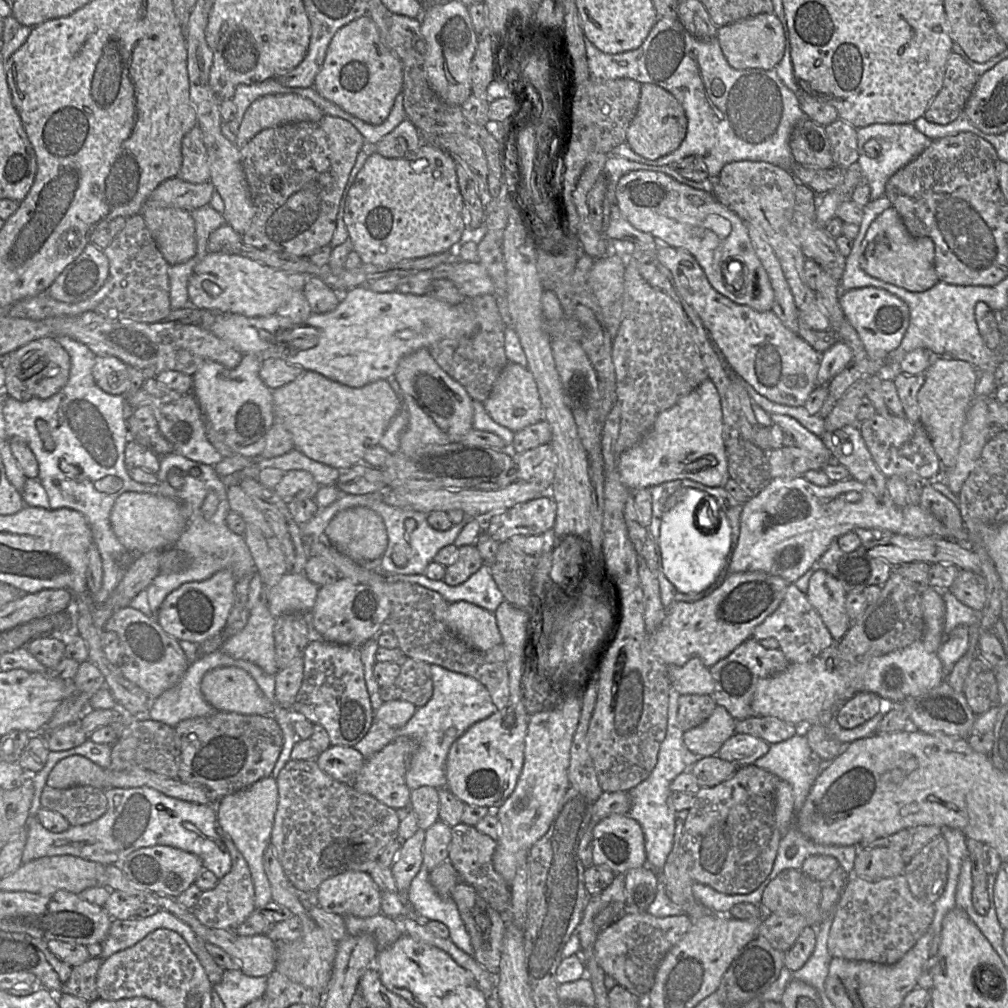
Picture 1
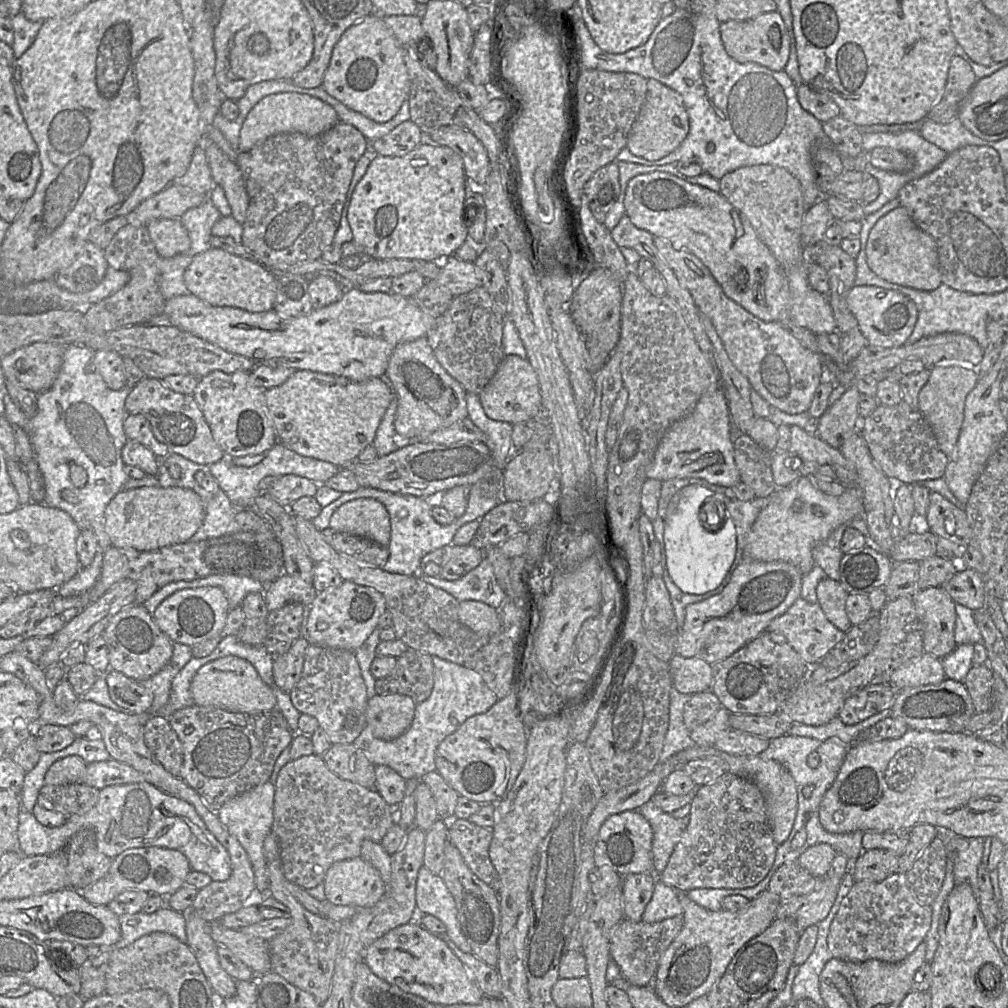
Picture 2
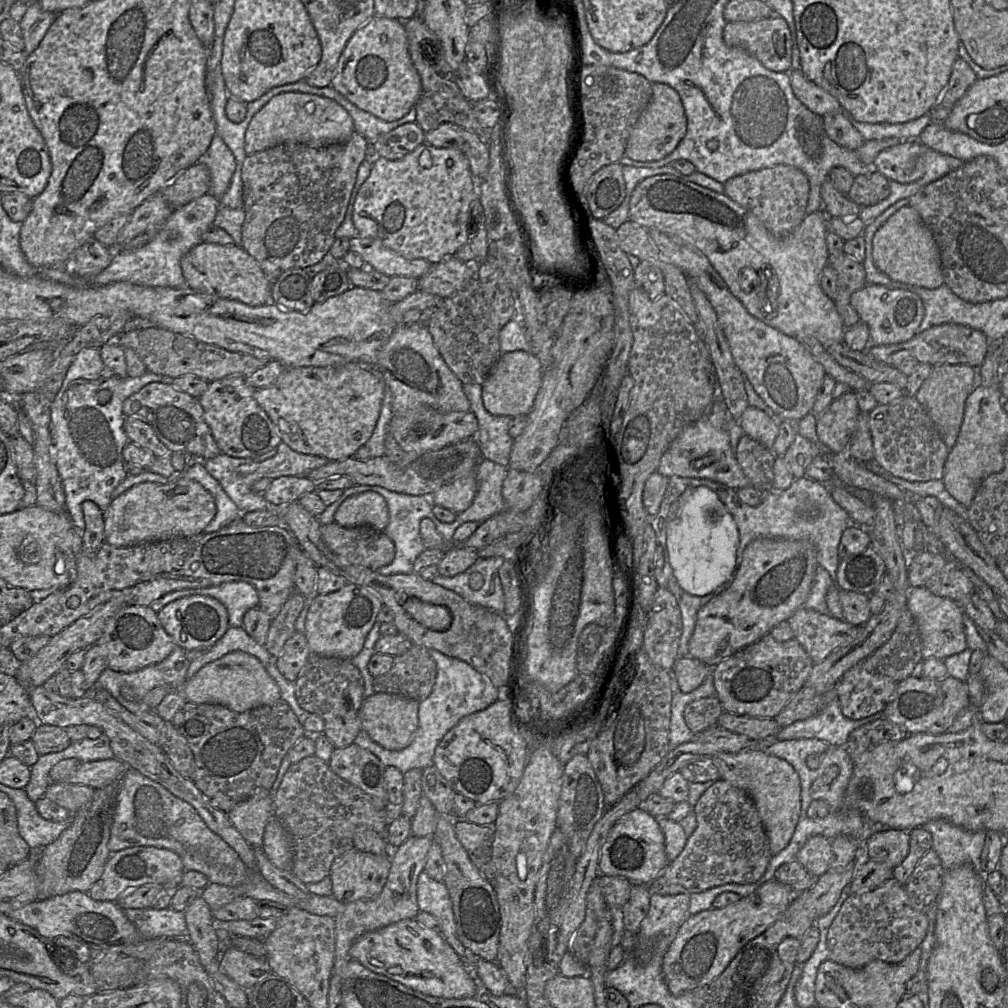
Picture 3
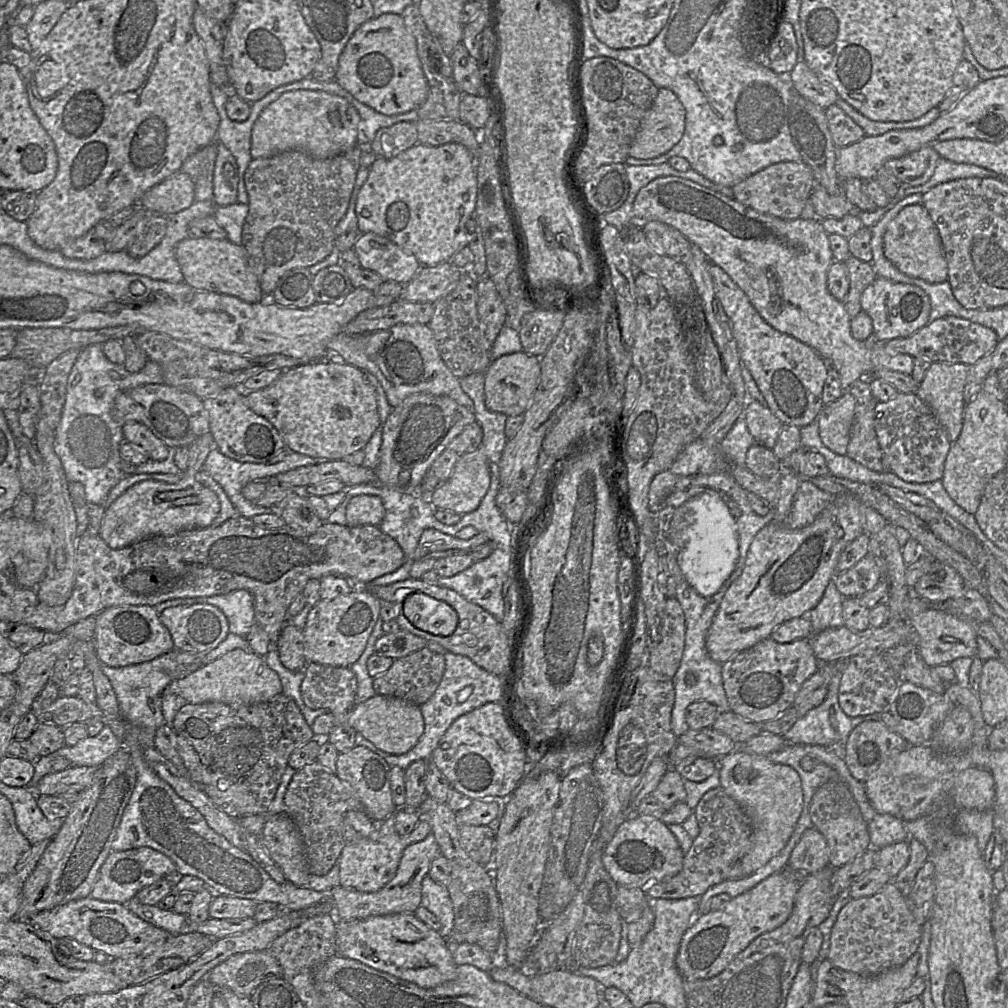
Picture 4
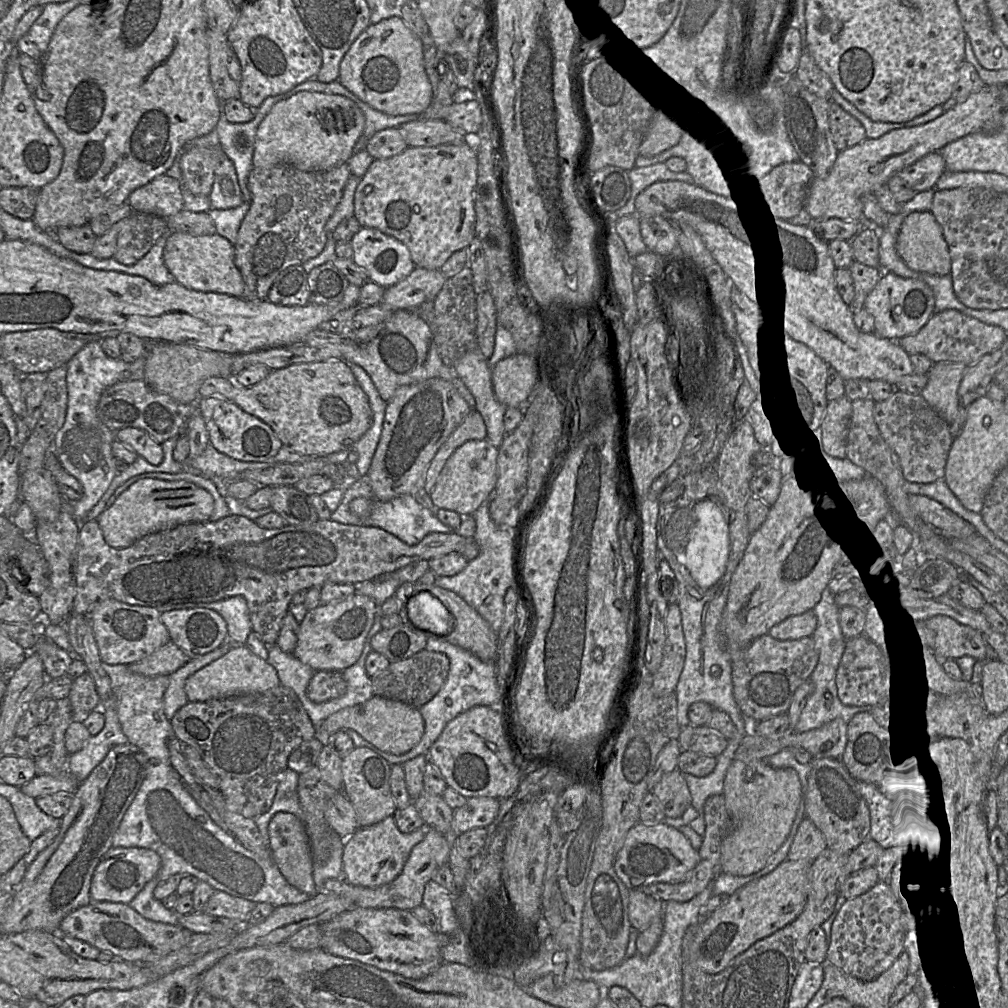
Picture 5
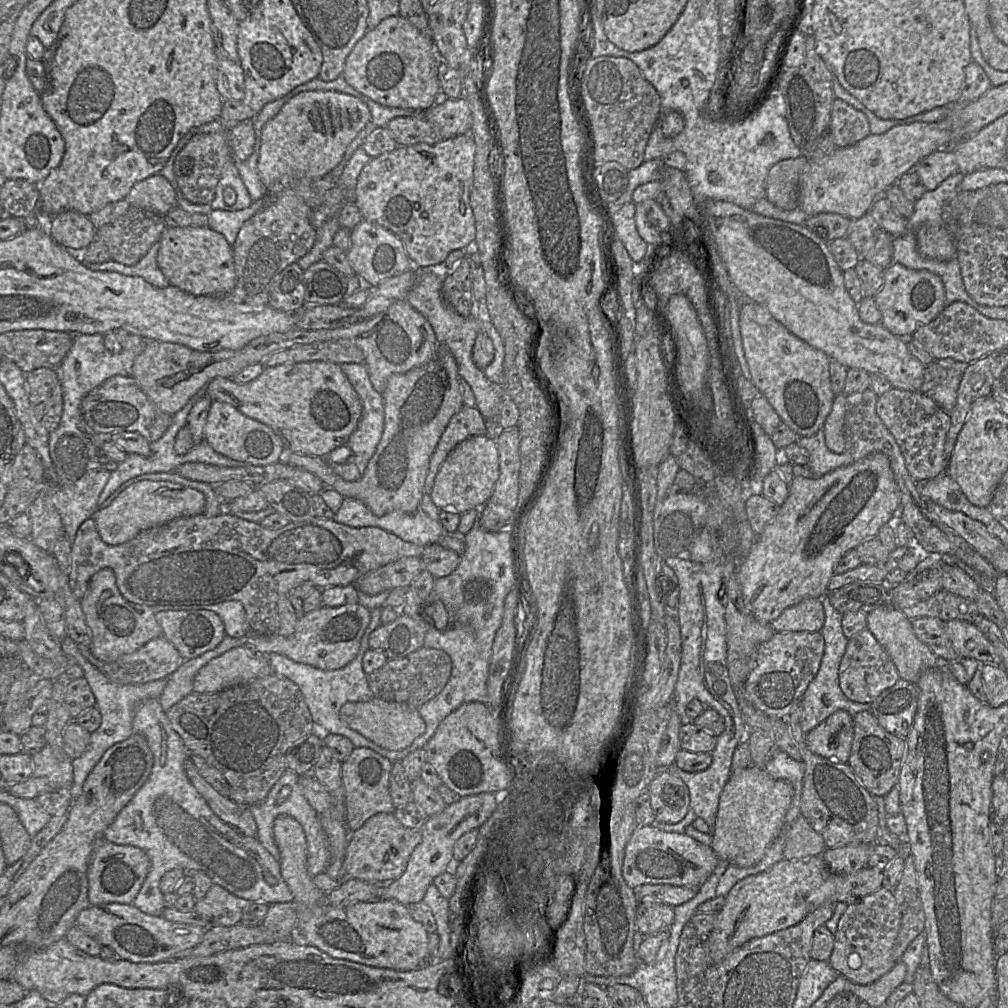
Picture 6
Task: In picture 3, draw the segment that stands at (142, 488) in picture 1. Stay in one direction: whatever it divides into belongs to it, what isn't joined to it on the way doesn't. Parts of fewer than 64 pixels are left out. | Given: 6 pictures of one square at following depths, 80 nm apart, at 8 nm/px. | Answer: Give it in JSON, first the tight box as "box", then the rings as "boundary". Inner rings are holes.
{"box":[49,347,167,535],"boundary":[[[95,347],[81,349],[67,369],[62,386],[50,405],[52,443],[49,452],[64,488],[65,513],[81,535],[85,528],[82,503],[92,501],[104,513],[112,500],[112,492],[127,476],[122,450],[129,439],[123,428],[123,402],[146,384],[162,381],[167,379],[149,371],[139,377],[114,375],[111,369],[105,367],[99,349]],[[103,389],[111,392],[106,404],[97,400],[98,390]]]}

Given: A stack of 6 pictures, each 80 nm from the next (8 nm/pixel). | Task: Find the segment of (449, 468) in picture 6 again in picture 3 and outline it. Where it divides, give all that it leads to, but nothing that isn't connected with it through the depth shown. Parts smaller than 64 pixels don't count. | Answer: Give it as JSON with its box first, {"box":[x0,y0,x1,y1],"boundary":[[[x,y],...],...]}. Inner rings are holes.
{"box":[430,473,477,514],"boundary":[[[474,473],[444,484],[430,496],[431,502],[459,514],[467,510],[475,497],[477,482]]]}

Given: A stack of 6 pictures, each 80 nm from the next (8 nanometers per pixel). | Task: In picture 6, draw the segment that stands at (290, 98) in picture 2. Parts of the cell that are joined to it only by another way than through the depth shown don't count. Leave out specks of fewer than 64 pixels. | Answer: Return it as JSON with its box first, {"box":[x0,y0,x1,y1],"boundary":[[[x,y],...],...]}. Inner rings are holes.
{"box":[257,90,371,195],"boundary":[[[314,90],[314,91],[303,91],[292,97],[289,101],[287,101],[283,105],[281,110],[273,118],[271,118],[264,124],[261,130],[261,146],[259,151],[257,168],[261,182],[267,190],[267,195],[275,195],[282,189],[280,179],[283,176],[306,177],[315,179],[323,177],[328,173],[330,173],[342,160],[348,145],[354,140],[354,138],[358,135],[358,133],[366,126],[366,124],[370,121],[370,119],[371,119],[371,113],[367,105],[360,99],[351,96],[349,94],[329,90]]]}

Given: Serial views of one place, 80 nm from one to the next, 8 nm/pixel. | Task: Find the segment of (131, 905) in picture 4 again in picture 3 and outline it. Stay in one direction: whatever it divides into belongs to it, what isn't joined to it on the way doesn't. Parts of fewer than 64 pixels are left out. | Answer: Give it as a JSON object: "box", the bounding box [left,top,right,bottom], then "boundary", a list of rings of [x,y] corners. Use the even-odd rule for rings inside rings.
{"box":[124,906,188,940],"boundary":[[[169,906],[160,910],[128,908],[124,912],[135,925],[139,939],[168,937],[188,940],[185,911],[176,911]]]}

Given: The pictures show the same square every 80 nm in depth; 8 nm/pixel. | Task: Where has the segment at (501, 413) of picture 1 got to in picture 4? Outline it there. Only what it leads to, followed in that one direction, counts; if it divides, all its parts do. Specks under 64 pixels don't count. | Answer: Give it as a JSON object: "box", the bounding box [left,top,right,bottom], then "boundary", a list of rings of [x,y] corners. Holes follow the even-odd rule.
{"box":[485,351,541,416],"boundary":[[[524,351],[505,354],[493,360],[485,371],[485,405],[494,412],[507,416],[524,414],[538,387],[541,374],[541,357]]]}

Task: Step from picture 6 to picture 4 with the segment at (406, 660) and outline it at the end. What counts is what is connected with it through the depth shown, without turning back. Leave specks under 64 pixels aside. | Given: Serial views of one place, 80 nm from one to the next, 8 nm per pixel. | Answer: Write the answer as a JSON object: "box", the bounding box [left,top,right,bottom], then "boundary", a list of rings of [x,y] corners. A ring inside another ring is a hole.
{"box":[372,646,444,706],"boundary":[[[425,646],[407,656],[394,659],[385,673],[373,678],[372,686],[378,695],[400,698],[420,706],[433,695],[444,671],[444,657],[441,654],[430,651]]]}

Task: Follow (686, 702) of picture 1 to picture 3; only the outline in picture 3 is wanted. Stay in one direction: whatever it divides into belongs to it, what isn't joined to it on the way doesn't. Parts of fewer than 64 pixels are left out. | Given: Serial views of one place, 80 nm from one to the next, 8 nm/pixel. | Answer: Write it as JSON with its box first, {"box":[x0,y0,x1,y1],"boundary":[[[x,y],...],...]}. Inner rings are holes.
{"box":[684,696,724,734],"boundary":[[[717,696],[701,698],[688,704],[684,710],[687,726],[694,734],[717,725],[724,709]]]}

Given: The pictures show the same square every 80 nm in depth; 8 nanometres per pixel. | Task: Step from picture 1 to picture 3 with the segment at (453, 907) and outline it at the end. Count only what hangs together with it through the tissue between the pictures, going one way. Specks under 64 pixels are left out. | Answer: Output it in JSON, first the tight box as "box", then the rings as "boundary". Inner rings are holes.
{"box":[417,870,483,969],"boundary":[[[425,870],[418,878],[417,902],[419,911],[433,915],[440,922],[441,935],[467,967],[471,969],[478,960],[483,960],[468,950],[457,937],[453,904],[445,883],[432,879]]]}

